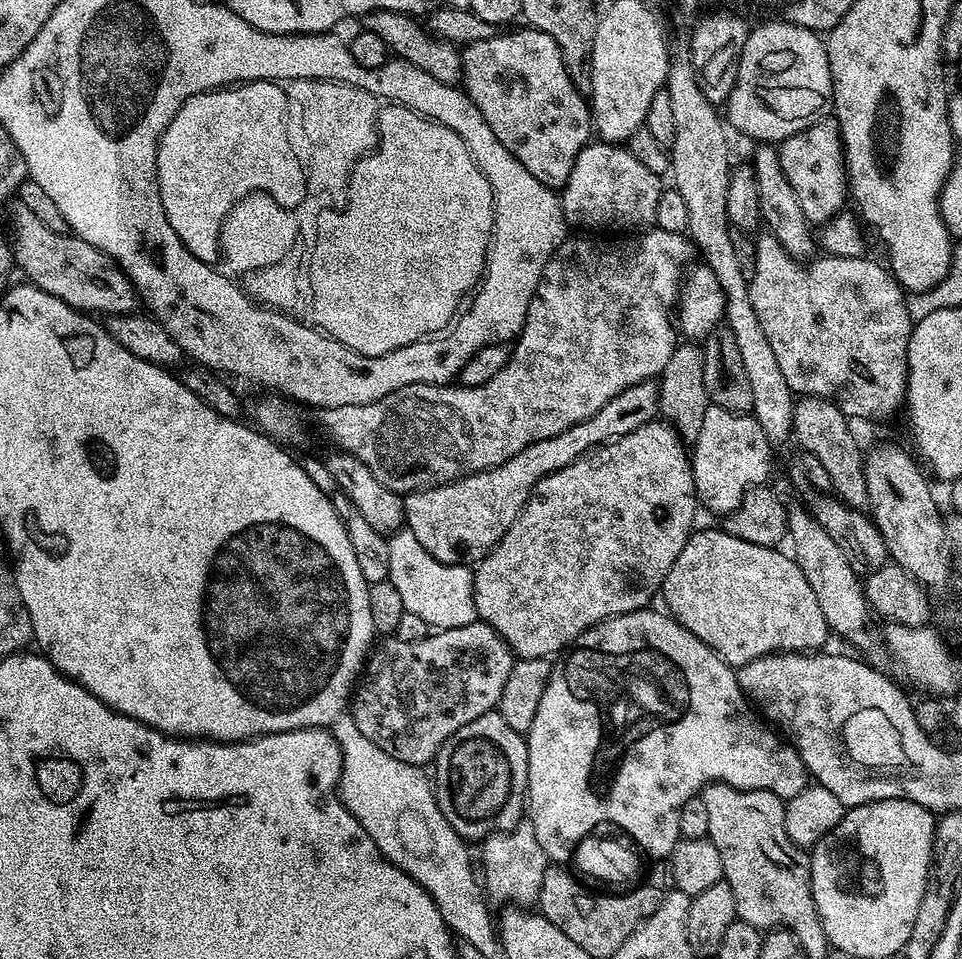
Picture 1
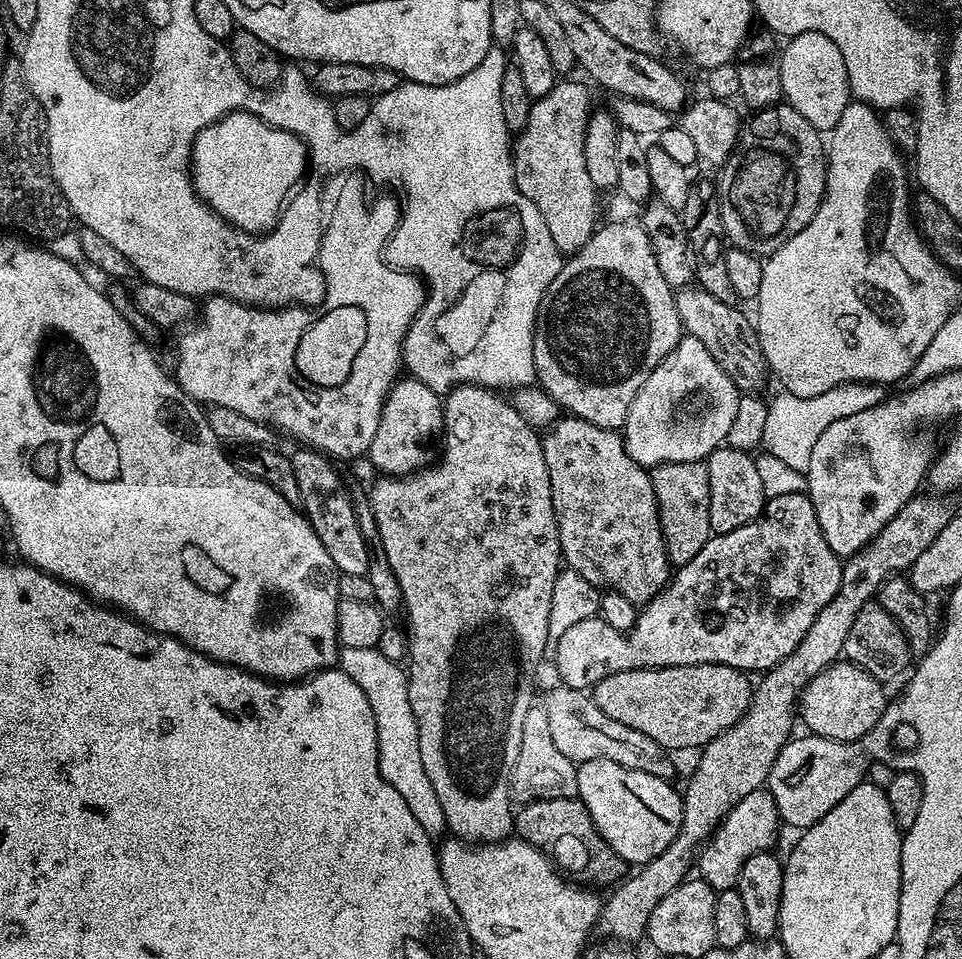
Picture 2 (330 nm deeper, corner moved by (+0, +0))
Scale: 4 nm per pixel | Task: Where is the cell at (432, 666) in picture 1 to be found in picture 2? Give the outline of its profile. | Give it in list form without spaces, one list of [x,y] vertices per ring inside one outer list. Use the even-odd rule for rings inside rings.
[[[807,491],[781,494],[765,503],[763,514],[754,522],[750,522],[746,526],[738,526],[738,530],[730,530],[730,534],[722,534],[721,536],[713,534],[706,542],[706,546],[702,546],[702,550],[698,550],[698,554],[694,554],[694,558],[690,558],[690,562],[679,565],[675,569],[668,585],[649,604],[645,604],[639,609],[634,626],[627,629],[626,634],[621,629],[610,626],[610,622],[601,620],[599,615],[575,623],[570,630],[562,634],[560,638],[554,641],[556,672],[560,675],[559,683],[566,688],[590,690],[598,682],[602,682],[602,678],[610,678],[610,674],[618,674],[622,670],[673,668],[674,666],[690,666],[691,664],[721,664],[722,666],[734,666],[739,672],[763,674],[778,662],[782,662],[782,658],[789,656],[798,646],[798,642],[802,642],[806,630],[810,630],[810,626],[814,626],[814,618],[818,618],[822,608],[834,598],[834,594],[838,594],[843,569],[841,557],[836,556],[834,550],[830,550],[830,546],[822,534],[822,526],[818,526],[818,514],[814,510],[814,502],[808,497]]]

